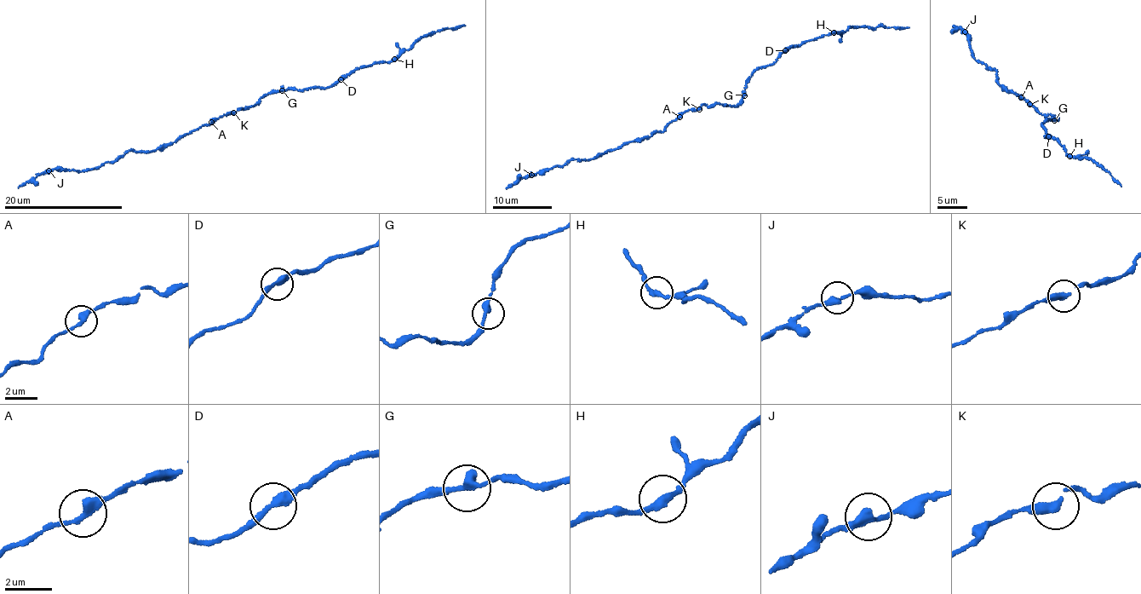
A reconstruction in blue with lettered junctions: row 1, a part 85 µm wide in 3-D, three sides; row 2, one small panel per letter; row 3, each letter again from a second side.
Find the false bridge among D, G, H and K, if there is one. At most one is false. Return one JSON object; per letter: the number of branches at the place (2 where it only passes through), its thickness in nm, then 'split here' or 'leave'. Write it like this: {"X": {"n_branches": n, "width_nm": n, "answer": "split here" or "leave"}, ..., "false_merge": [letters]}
{"D": {"n_branches": 2, "width_nm": 320, "answer": "leave"}, "G": {"n_branches": 2, "width_nm": 320, "answer": "leave"}, "H": {"n_branches": 2, "width_nm": 280, "answer": "leave"}, "K": {"n_branches": 2, "width_nm": 320, "answer": "leave"}, "false_merge": []}

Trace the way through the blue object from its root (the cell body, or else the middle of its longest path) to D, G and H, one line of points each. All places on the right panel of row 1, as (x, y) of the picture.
D: (1038, 112), (1057, 118), (1046, 119), (1042, 123), (1046, 129), (1046, 137), (1048, 136)
G: (1038, 112), (1045, 116), (1053, 115), (1058, 119), (1054, 120)
H: (1038, 112), (1057, 118), (1046, 119), (1042, 123), (1046, 129), (1046, 136), (1056, 139), (1069, 156)

